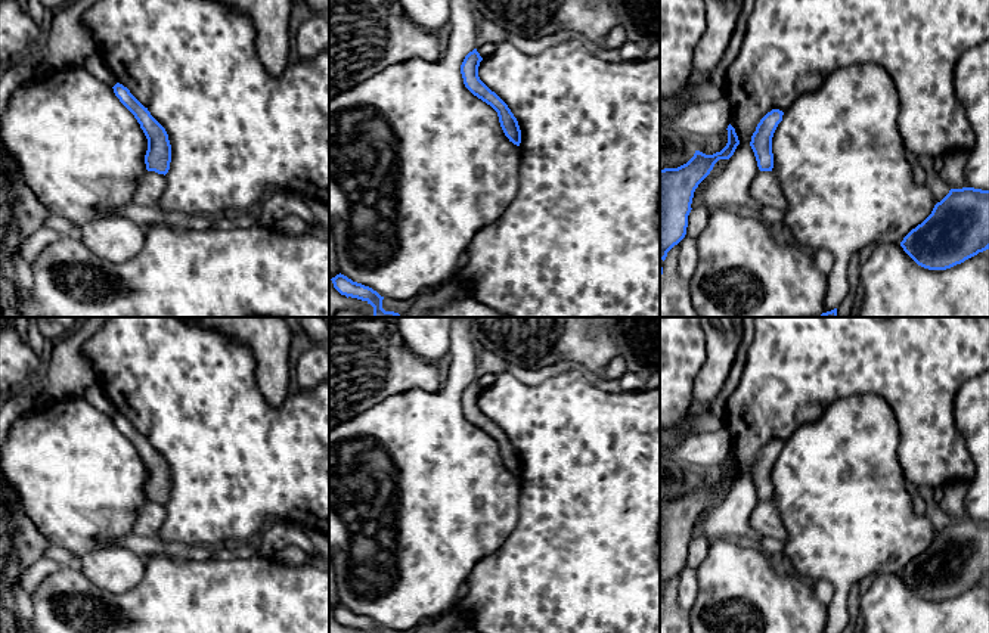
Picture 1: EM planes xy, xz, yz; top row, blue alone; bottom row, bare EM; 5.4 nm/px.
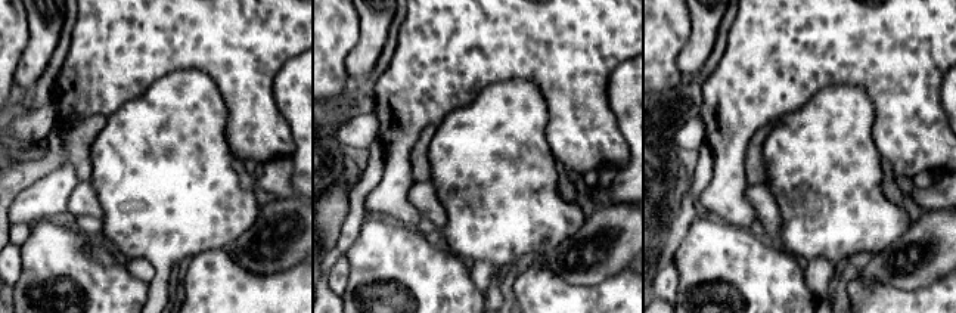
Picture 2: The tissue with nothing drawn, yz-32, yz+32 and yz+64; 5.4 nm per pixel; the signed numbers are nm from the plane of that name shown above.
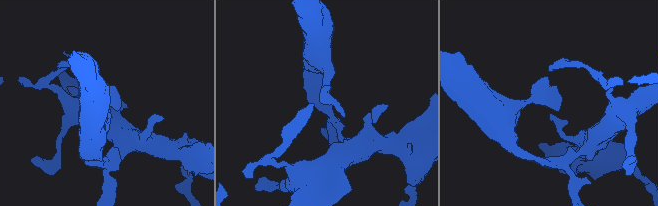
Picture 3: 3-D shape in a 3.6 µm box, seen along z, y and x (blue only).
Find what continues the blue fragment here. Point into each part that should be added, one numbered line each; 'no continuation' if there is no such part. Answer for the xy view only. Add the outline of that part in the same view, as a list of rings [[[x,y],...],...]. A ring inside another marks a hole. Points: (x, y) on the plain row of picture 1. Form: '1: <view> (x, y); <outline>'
no continuation

